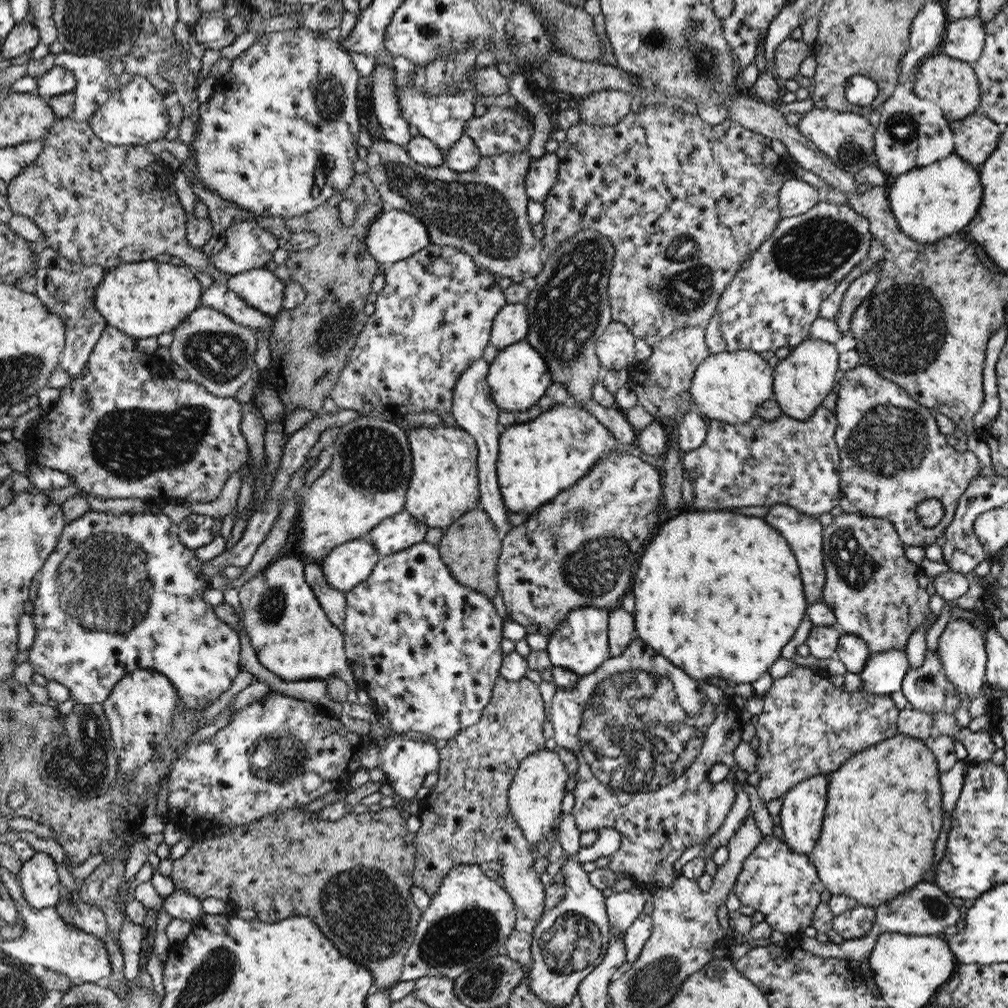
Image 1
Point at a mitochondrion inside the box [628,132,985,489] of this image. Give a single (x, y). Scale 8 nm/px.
(905, 330)

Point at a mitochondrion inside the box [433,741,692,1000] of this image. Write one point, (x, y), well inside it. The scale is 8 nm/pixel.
(571, 944)

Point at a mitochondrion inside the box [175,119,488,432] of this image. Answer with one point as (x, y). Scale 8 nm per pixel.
(219, 358)

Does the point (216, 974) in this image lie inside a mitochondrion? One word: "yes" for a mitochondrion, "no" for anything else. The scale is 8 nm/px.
yes

